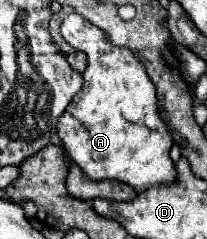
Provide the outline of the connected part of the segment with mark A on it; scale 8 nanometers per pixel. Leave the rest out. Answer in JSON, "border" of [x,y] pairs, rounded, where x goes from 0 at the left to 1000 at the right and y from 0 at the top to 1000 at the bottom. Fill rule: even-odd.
{"border":[[[324,67],[295,100],[295,151],[324,184],[420,226],[401,368],[362,393],[275,519],[275,569],[333,661],[382,686],[440,753],[546,745],[652,795],[700,795],[749,770],[836,770],[855,753],[845,678],[816,653],[836,577],[768,485],[749,360],[700,276],[623,201],[546,192],[527,167],[507,192],[498,134],[420,100],[391,67]]]}

